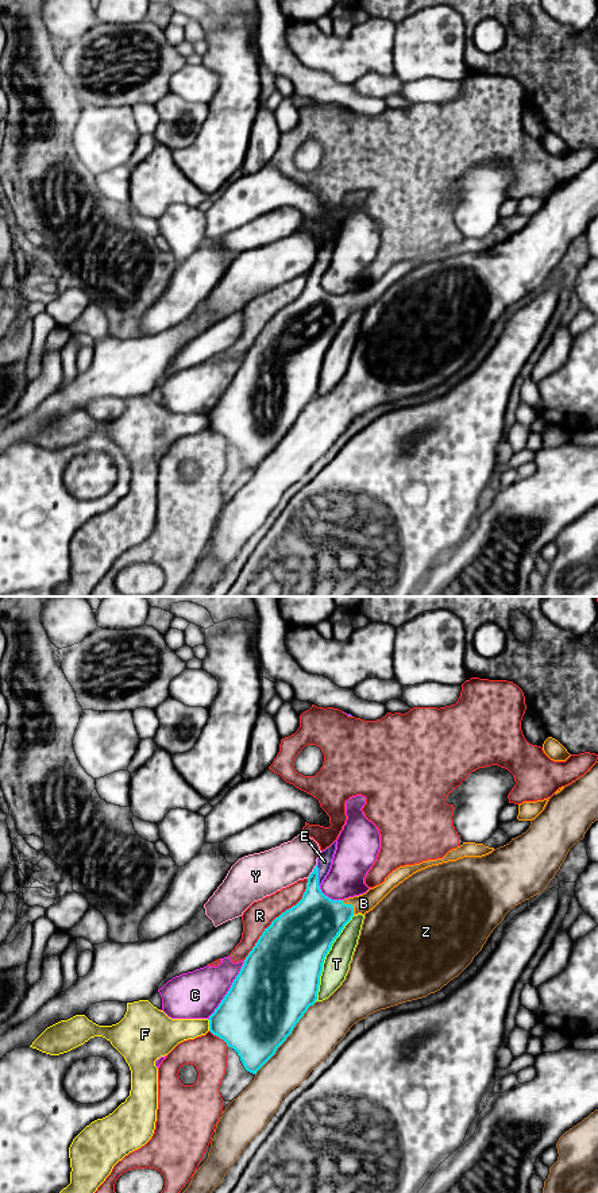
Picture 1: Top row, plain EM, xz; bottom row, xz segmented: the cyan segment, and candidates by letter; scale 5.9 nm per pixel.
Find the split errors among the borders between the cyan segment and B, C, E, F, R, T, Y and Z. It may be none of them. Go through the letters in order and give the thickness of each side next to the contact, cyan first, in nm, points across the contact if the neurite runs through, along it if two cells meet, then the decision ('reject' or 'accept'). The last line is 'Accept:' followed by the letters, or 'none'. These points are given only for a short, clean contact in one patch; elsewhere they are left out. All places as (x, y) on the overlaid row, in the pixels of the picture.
B: 320 nm thick on the cyan side, 110 nm on the other; runs through xz (315, 922), (351, 904), (363, 903); accept
C: 460 nm thick on the cyan side, 280 nm on the other; reject
E: 280 nm thick on the cyan side, 90 nm on the other; runs through xz (316, 918), (317, 876), (324, 861); accept
F: 400 nm thick on the cyan side, 170 nm on the other; reject
R: 420 nm thick on the cyan side, 160 nm on the other; reject
T: 440 nm thick on the cyan side, 160 nm on the other; reject
Y: 240 nm thick on the cyan side, 240 nm on the other; border along xz (316, 864), (307, 877); reject
Z: 460 nm thick on the cyan side, 280 nm on the other; reject
Accept: B, E

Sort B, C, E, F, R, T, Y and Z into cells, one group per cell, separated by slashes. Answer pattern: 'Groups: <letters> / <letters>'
Groups: B E / C / F / R / T / Y / Z

